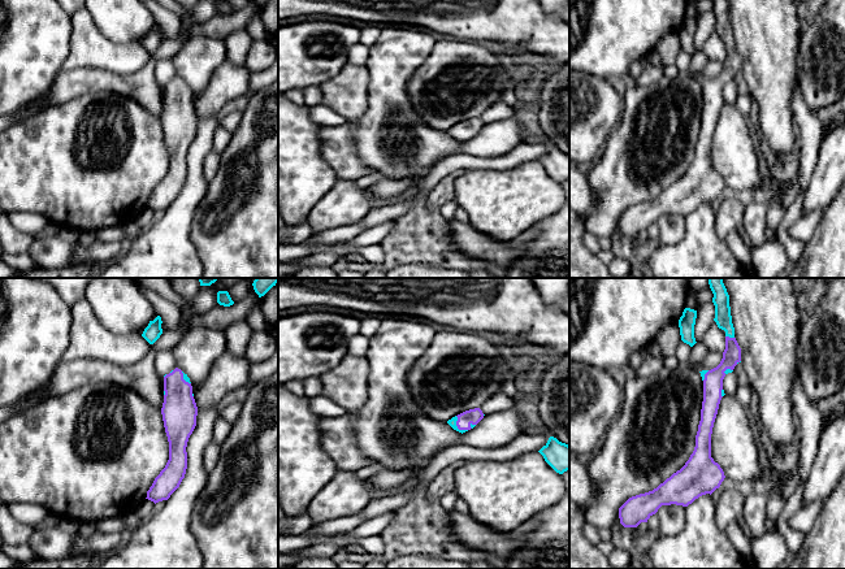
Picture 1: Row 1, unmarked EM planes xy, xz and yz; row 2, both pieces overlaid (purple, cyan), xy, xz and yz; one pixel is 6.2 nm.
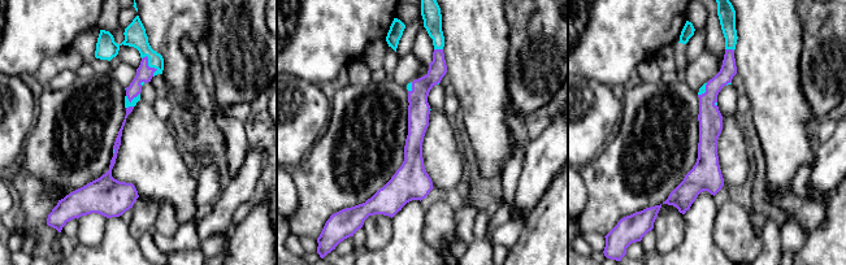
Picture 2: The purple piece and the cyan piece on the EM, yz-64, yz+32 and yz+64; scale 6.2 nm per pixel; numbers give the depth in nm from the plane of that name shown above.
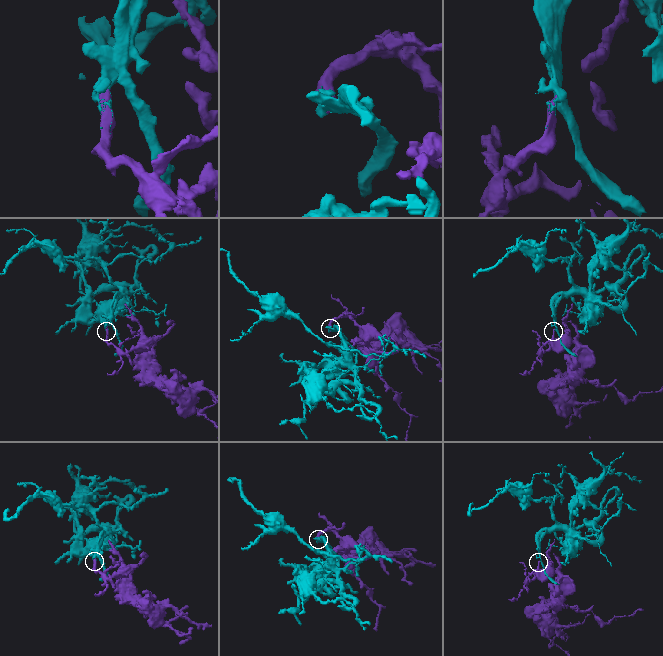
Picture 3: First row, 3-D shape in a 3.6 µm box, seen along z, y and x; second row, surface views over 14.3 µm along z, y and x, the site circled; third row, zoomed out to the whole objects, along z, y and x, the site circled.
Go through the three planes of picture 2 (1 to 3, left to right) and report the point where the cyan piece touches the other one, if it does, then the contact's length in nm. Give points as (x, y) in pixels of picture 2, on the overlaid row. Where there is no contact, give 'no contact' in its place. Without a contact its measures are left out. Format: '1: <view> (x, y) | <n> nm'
1: yz-64 (148, 66) | 140 nm
2: yz+32 (438, 50) | 60 nm
3: yz+64 (729, 50) | 60 nm

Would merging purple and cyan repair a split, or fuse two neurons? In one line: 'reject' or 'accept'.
accept

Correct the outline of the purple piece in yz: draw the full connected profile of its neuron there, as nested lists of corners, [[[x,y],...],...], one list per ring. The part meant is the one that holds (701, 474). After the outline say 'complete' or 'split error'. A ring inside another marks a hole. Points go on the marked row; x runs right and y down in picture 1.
[[[708,278],[708,284],[714,294],[714,321],[725,331],[725,349],[716,368],[699,372],[703,381],[703,401],[694,451],[685,465],[656,488],[629,498],[619,508],[620,524],[624,527],[637,527],[641,522],[647,522],[662,505],[688,507],[699,496],[711,495],[725,478],[720,465],[711,457],[711,434],[720,400],[725,395],[723,379],[741,362],[741,348],[734,338],[729,295],[723,278]]] | split error

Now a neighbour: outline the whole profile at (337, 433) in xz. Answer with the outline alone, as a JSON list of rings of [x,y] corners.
[[[356,413],[341,417],[324,417],[318,421],[324,451],[335,462],[338,472],[356,472],[372,465],[355,442]]]

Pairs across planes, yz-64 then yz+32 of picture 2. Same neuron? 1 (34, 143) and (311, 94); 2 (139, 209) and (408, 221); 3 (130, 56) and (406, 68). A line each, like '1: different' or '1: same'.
1: different
2: different
3: different

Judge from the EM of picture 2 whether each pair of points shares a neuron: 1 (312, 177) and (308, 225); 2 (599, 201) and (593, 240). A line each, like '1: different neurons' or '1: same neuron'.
1: same neuron
2: different neurons

